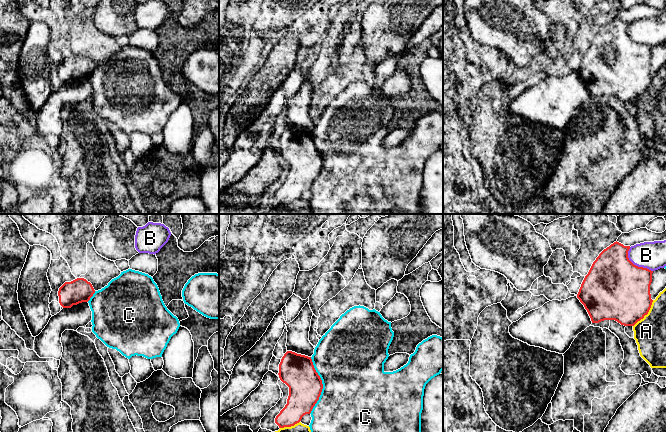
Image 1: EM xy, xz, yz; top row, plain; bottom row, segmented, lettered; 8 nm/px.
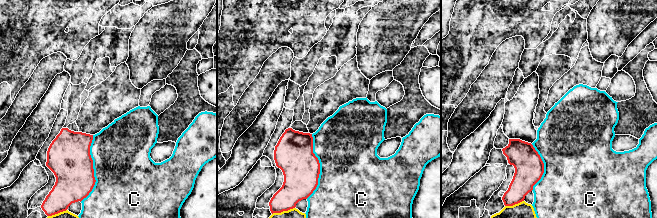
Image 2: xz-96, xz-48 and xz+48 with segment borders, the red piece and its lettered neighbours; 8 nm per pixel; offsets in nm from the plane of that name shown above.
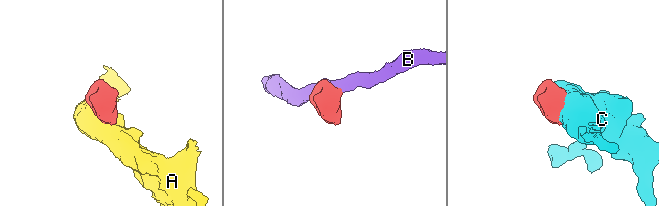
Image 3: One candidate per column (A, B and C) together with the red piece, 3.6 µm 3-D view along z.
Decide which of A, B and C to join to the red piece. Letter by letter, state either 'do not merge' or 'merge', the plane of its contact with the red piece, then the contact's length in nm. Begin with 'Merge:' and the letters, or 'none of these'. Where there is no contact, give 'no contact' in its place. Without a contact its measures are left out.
Merge: none of these
A: do not merge; contact in yz; length 280 nm
B: do not merge; contact in yz; length 280 nm
C: do not merge; contact in xz; length 460 nm

